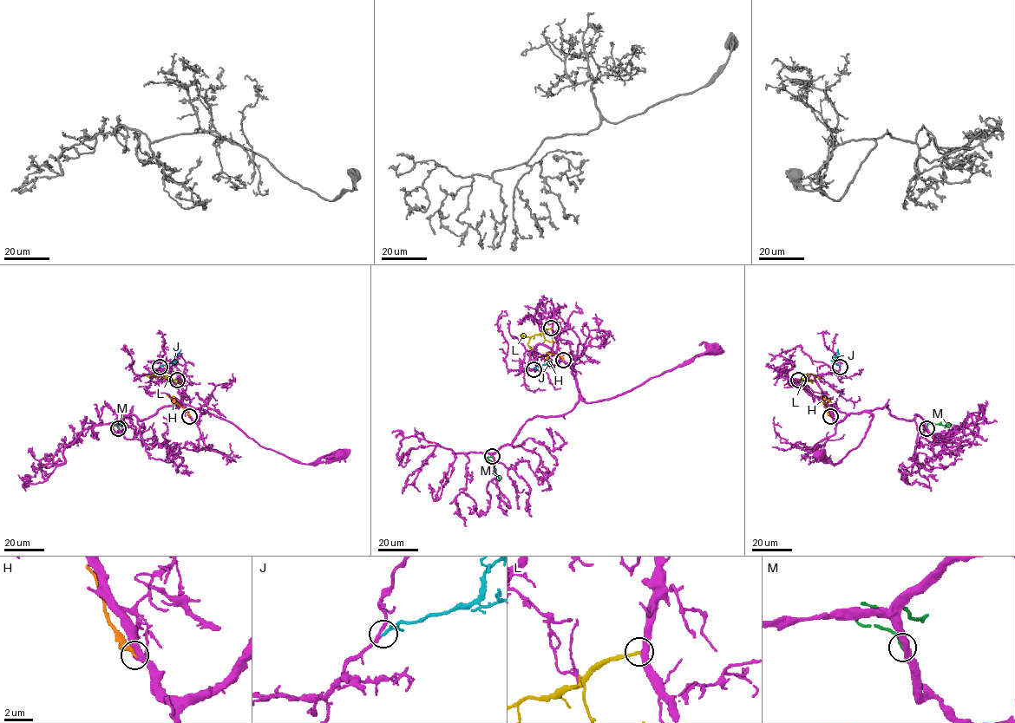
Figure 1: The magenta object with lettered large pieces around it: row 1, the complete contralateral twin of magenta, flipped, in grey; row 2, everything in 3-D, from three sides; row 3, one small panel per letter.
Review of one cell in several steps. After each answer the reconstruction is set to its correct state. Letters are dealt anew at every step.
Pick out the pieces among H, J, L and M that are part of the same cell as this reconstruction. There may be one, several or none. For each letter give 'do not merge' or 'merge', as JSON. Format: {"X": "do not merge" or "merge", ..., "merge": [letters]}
{"H": "do not merge", "J": "merge", "L": "do not merge", "M": "do not merge", "merge": ["J"]}

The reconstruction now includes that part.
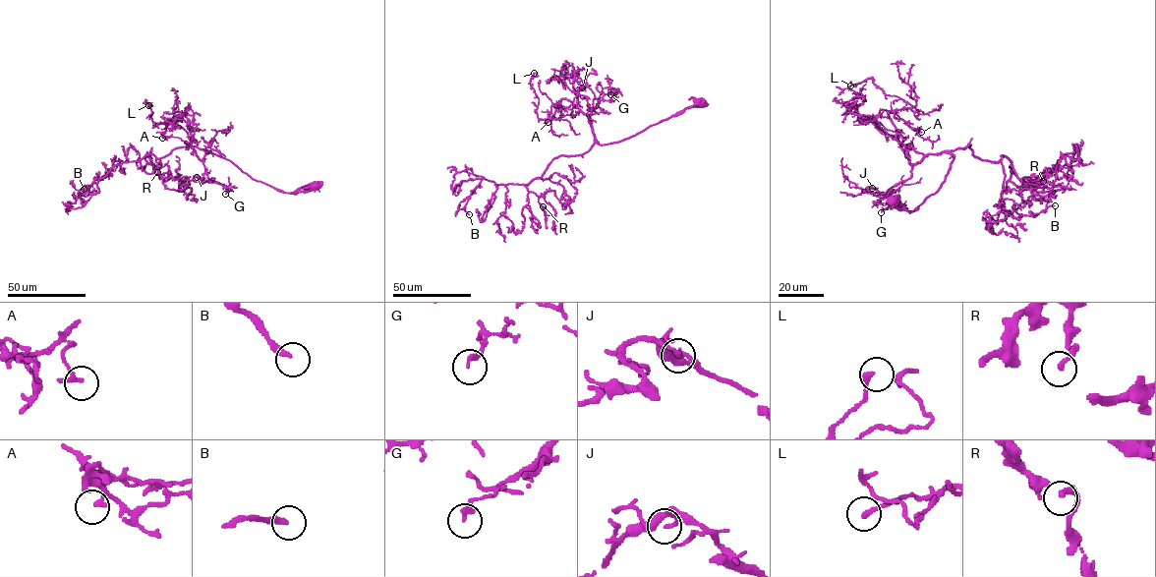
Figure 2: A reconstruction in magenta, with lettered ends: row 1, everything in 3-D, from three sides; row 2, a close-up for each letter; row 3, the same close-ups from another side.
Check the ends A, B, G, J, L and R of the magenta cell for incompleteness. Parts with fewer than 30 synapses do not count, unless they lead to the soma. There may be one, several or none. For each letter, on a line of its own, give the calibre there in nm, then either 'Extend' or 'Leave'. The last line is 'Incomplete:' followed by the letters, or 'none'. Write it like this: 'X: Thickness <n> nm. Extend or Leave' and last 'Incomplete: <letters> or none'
A: Thickness 200 nm. Leave
B: Thickness 240 nm. Extend
G: Thickness 200 nm. Leave
J: Thickness 140 nm. Leave
L: Thickness 200 nm. Leave
R: Thickness 220 nm. Leave
Incomplete: B

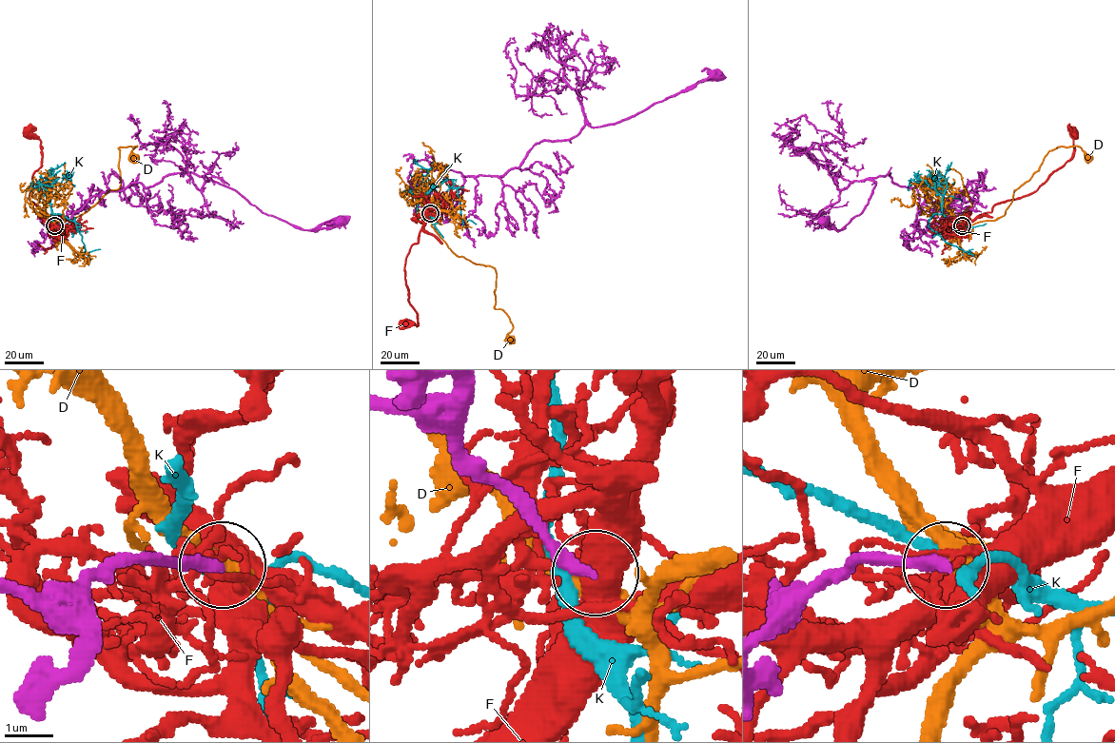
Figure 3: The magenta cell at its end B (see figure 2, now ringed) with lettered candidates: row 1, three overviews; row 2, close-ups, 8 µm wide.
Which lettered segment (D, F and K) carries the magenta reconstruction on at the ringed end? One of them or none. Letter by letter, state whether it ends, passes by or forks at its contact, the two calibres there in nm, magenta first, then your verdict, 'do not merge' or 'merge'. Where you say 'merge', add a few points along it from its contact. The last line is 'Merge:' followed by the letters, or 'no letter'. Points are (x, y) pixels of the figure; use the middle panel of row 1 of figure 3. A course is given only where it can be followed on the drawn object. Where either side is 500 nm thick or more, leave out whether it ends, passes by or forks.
D: it passes by | 280/360 nm | do not merge
F: it forks | 280/440 nm | do not merge
K: it passes by | 320/240 nm | do not merge
Merge: no letter

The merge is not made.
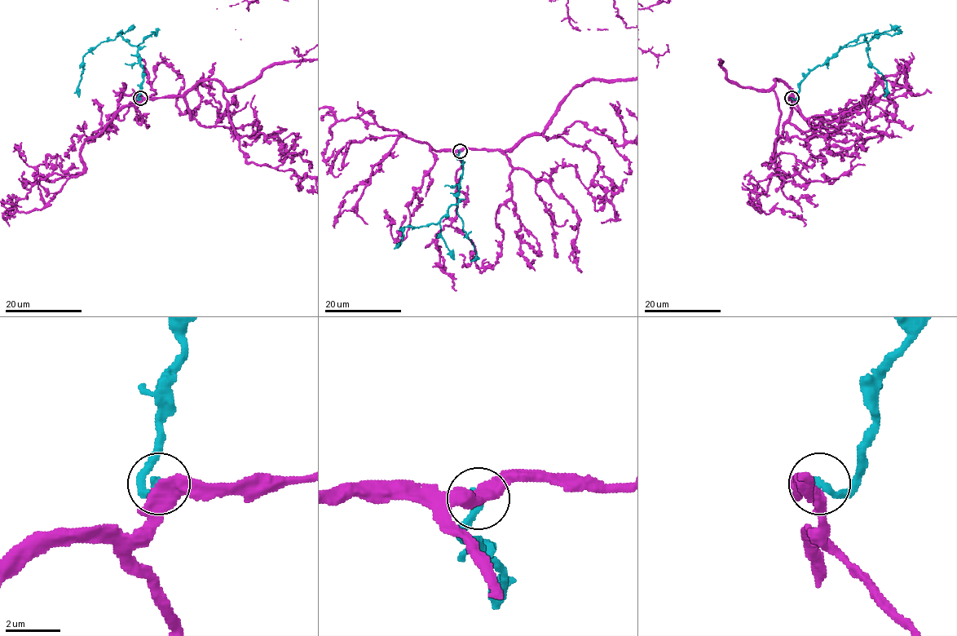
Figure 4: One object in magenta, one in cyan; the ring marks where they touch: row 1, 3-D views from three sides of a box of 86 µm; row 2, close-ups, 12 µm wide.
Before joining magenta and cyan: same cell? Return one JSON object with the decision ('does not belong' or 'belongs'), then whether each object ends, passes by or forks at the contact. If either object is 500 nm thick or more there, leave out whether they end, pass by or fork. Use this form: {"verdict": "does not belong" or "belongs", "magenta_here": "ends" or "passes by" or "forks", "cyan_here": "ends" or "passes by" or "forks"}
{"verdict": "does not belong", "magenta_here": "passes by", "cyan_here": "ends"}

